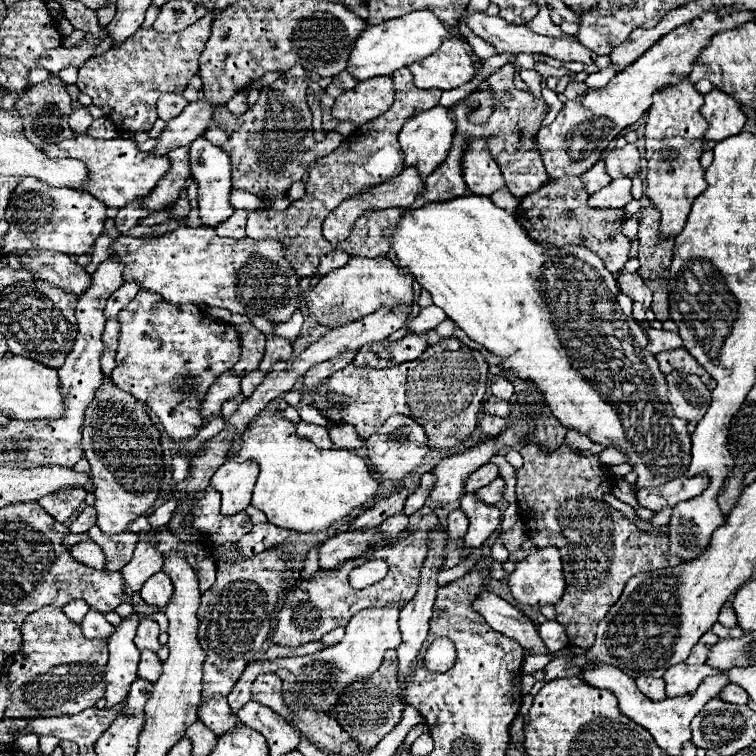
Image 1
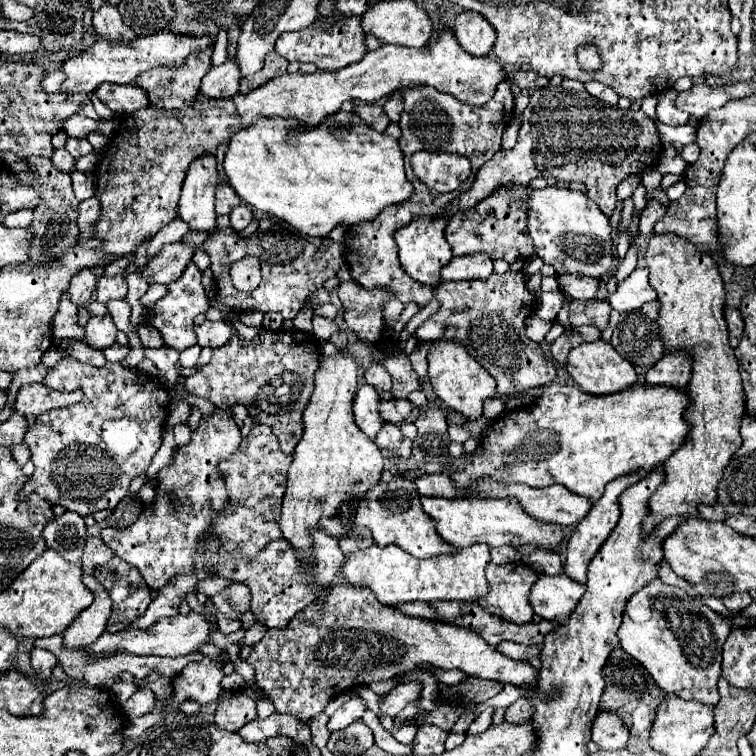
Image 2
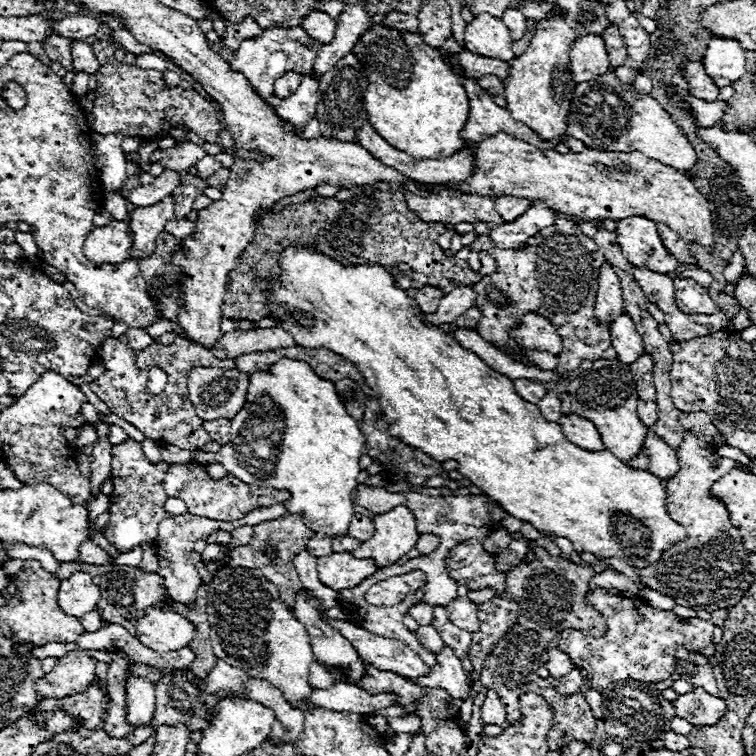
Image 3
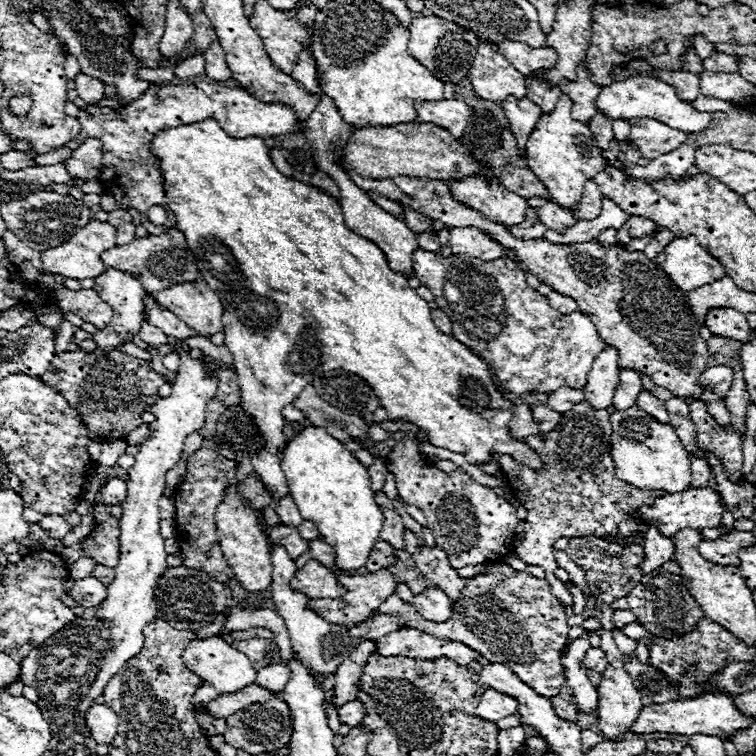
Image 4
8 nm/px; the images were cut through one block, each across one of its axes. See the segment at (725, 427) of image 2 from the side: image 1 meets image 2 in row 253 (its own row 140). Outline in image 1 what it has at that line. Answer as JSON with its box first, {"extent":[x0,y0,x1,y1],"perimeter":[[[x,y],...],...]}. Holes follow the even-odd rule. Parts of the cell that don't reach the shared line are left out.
{"extent":[646,76,708,238],"perimeter":[[[684,76],[680,82],[660,88],[652,96],[652,106],[648,110],[646,122],[646,196],[654,202],[660,212],[660,236],[670,238],[682,232],[692,200],[704,192],[708,182],[704,180],[704,168],[700,166],[704,134],[708,124],[700,116],[704,96],[694,88],[694,84]]]}

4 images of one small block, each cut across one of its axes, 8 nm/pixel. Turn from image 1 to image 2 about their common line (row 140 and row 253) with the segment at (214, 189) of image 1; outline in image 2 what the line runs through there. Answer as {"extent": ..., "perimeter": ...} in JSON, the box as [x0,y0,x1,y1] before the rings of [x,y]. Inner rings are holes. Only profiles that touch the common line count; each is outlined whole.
{"extent":[192,246,210,270],"perimeter":[[[194,246],[192,262],[198,266],[198,270],[206,270],[206,268],[210,268],[210,256],[208,256],[208,252],[206,252],[202,246]]]}

